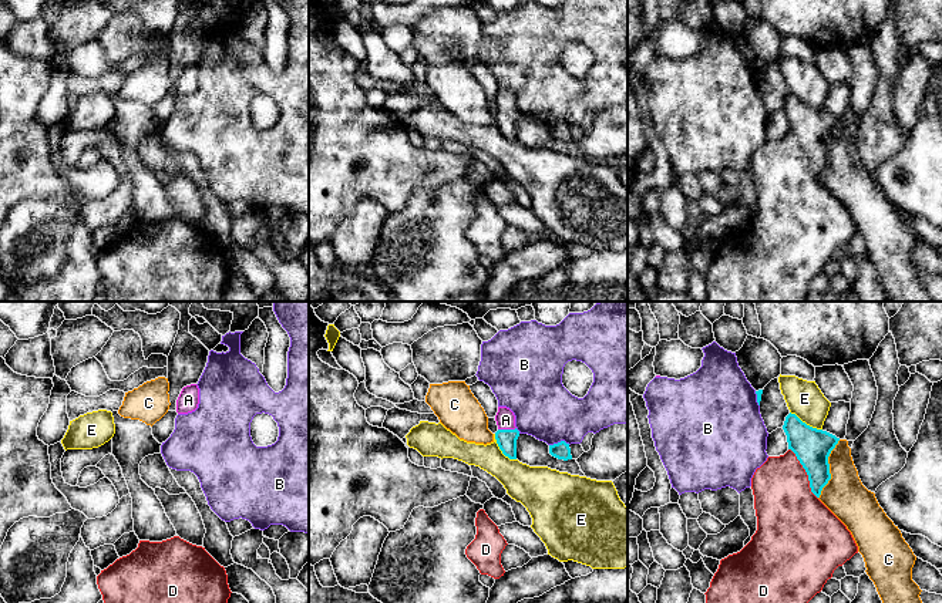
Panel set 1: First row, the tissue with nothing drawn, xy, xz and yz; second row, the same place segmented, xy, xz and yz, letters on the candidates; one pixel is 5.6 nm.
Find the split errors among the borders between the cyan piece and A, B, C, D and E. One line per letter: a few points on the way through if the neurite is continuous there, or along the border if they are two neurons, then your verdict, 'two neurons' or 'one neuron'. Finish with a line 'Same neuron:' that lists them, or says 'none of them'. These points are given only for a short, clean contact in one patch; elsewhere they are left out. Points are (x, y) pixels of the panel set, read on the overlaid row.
A: across xz (505, 438), (507, 430), (505, 420) | one neuron
B: two neurons
C: two neurons
D: two neurons
E: two neurons
Same neuron: A

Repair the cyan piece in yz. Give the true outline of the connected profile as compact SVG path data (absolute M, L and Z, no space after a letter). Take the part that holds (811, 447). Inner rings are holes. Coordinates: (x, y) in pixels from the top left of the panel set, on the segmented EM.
M791 412L785 417L783 429L788 449L795 454L808 475L811 492L820 498L822 488L831 479L828 457L840 438L807 425Z

